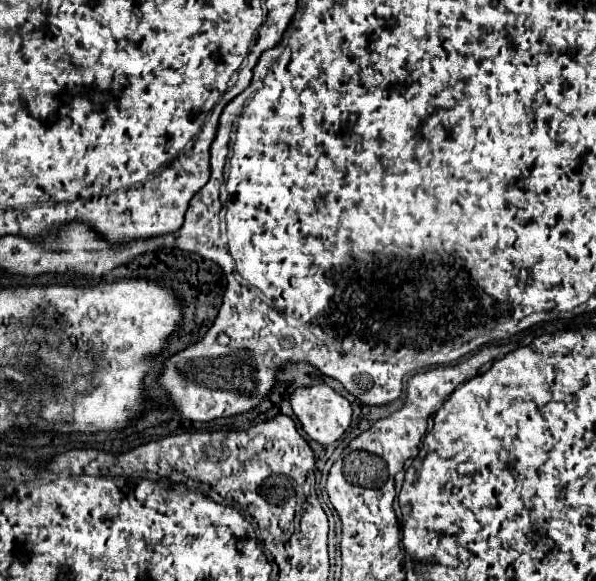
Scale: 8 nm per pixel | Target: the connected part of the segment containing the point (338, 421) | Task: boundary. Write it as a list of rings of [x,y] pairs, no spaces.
[[[313,385],[313,387],[297,389],[291,395],[291,407],[293,407],[293,413],[297,415],[297,419],[301,421],[303,431],[323,447],[335,443],[351,425],[351,415],[353,415],[351,403],[327,385]]]

